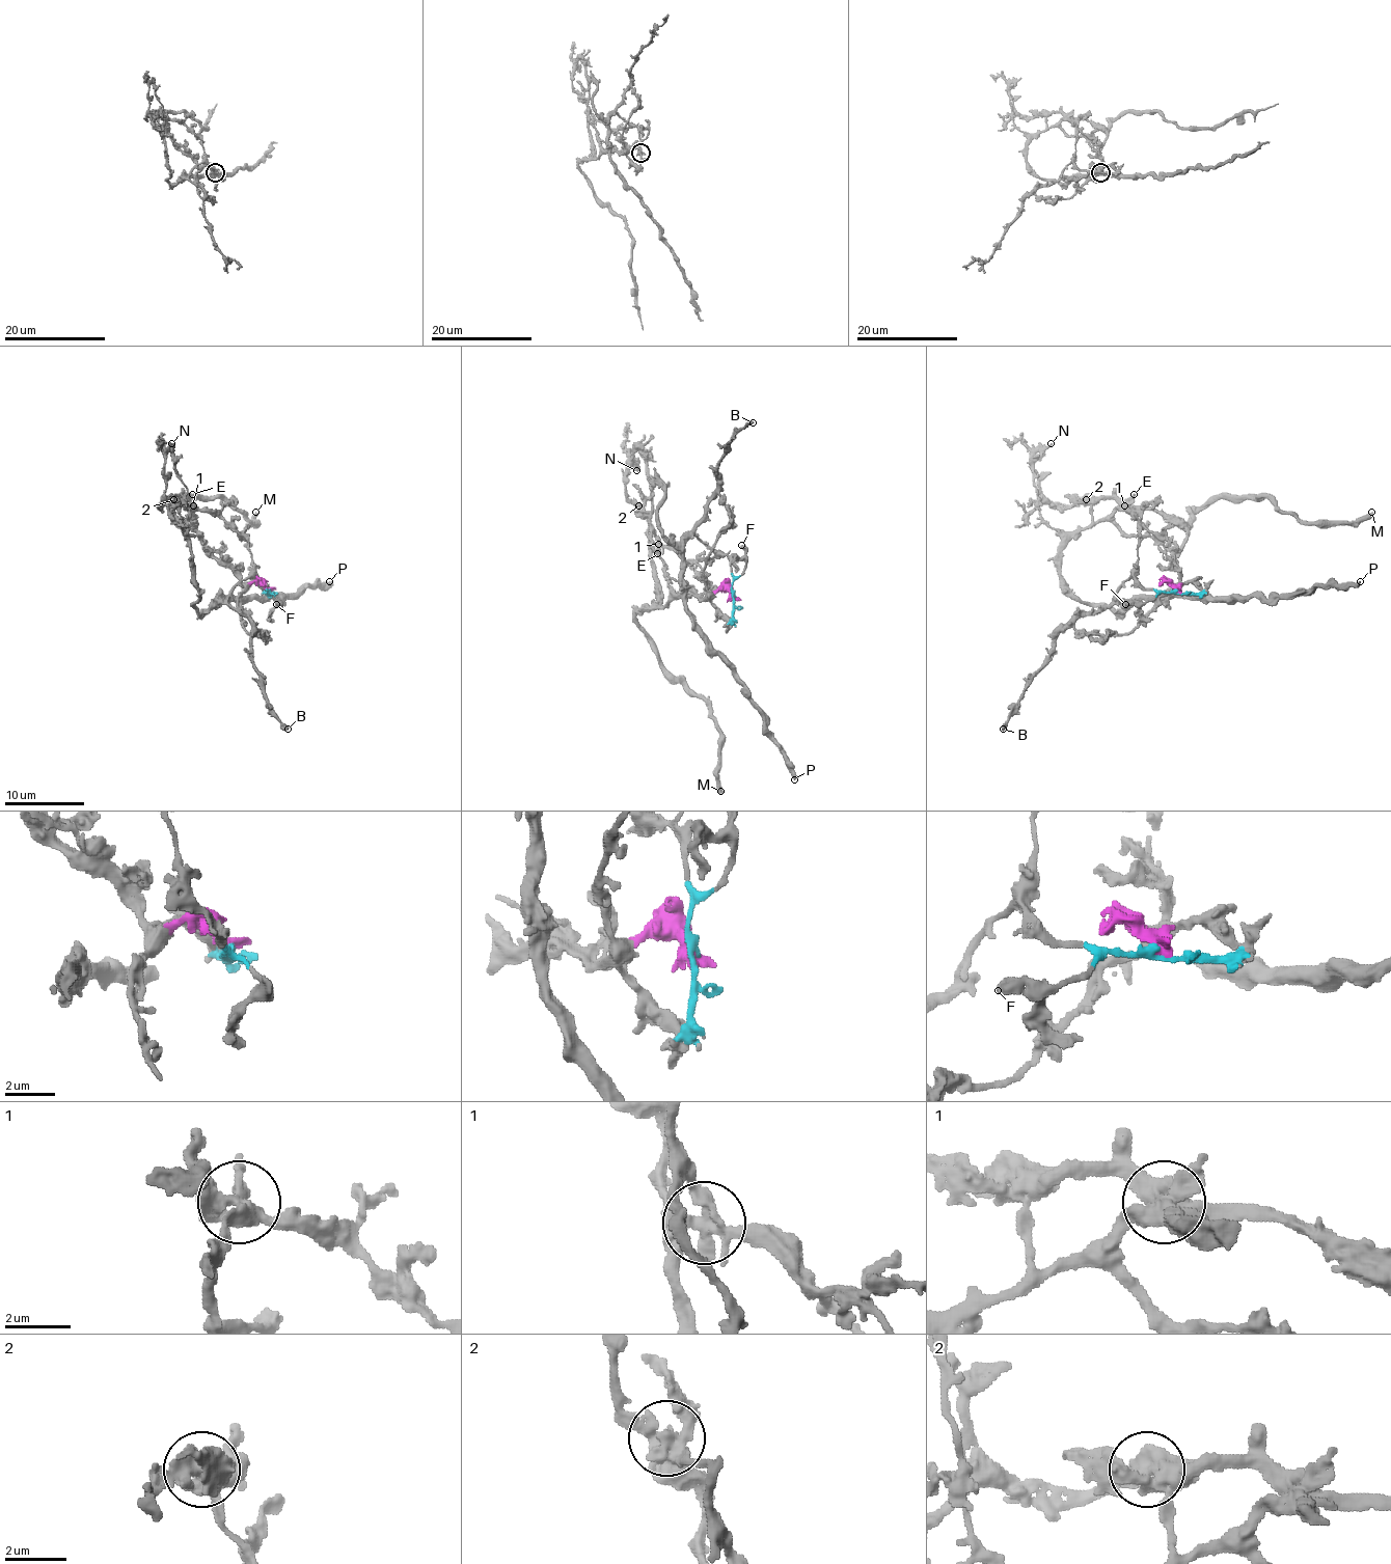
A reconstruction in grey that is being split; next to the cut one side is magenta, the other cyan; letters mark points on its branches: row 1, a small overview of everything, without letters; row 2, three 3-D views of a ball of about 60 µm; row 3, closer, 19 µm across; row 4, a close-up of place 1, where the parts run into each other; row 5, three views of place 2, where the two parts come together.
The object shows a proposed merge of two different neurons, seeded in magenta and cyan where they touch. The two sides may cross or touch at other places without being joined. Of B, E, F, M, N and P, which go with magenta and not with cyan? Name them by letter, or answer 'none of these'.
M, N

